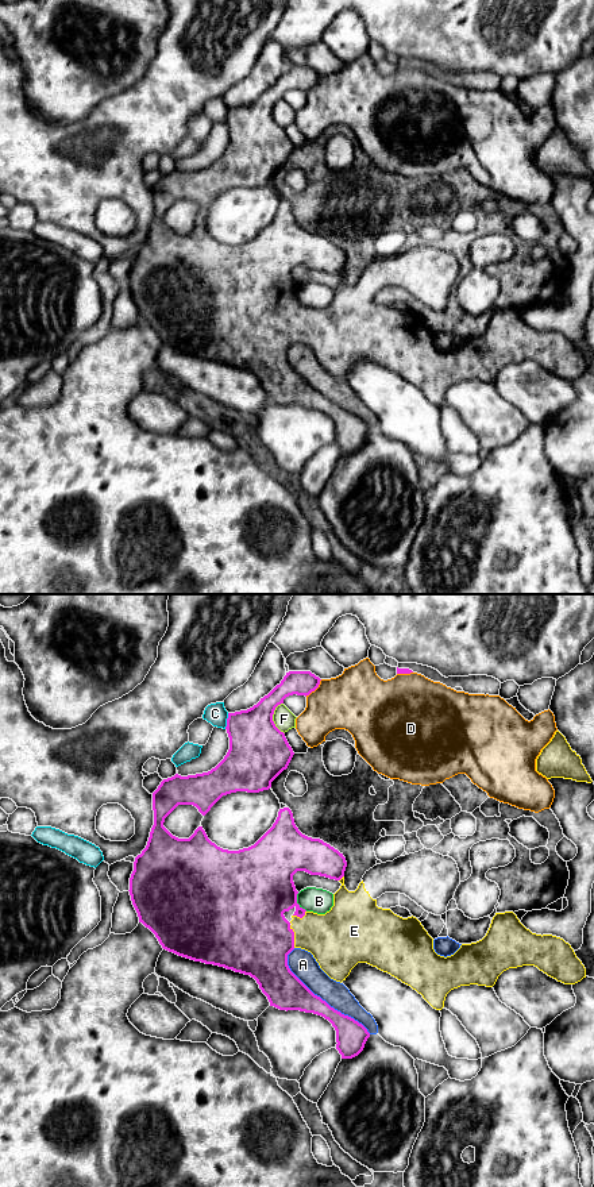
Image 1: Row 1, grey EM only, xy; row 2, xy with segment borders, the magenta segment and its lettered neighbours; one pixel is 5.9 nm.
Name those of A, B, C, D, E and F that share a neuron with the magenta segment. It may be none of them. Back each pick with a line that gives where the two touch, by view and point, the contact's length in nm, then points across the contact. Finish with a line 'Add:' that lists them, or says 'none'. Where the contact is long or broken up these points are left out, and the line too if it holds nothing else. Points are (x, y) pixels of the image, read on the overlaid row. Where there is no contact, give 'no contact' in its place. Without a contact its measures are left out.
E: contact xy (293, 936); length 140 nm
Add: E

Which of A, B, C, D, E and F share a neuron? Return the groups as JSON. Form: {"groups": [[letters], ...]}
{"groups": [["A", "B"], ["C"], ["D"], ["E"], ["F"]]}

